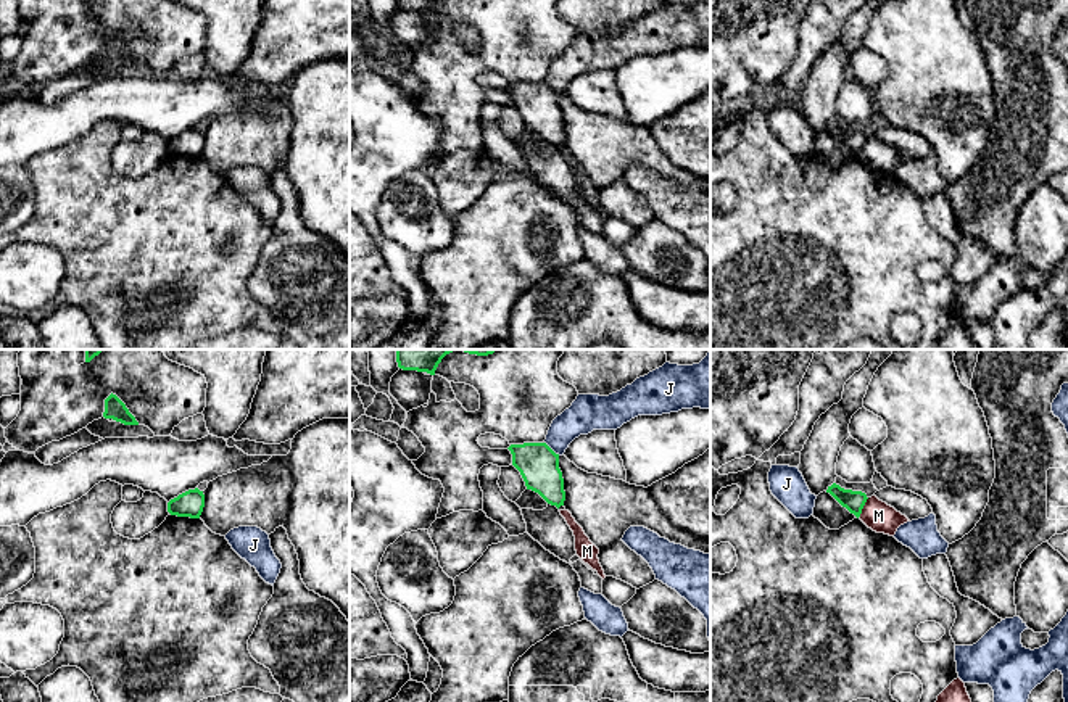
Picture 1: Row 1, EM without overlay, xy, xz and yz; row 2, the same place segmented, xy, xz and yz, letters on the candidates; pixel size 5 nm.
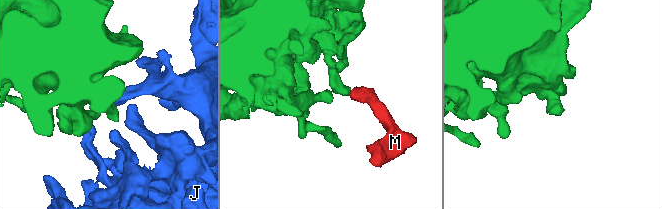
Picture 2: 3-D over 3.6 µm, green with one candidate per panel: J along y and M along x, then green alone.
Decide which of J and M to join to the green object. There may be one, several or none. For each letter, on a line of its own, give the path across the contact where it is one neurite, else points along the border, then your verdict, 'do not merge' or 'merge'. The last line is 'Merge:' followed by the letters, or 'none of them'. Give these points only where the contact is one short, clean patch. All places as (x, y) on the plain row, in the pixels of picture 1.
J: border along xz (545, 81), (559, 94); do not merge
M: border along yz (869, 137), (857, 156); do not merge
Merge: none of them

